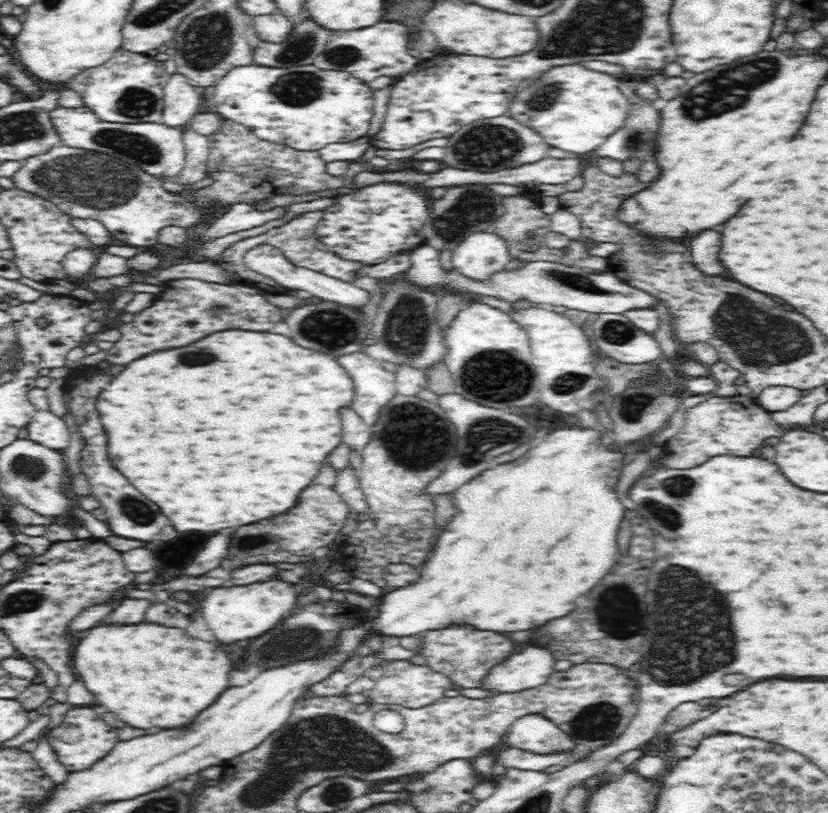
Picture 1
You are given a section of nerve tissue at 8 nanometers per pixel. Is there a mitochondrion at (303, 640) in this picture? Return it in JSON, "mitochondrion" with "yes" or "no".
{"mitochondrion":"yes"}

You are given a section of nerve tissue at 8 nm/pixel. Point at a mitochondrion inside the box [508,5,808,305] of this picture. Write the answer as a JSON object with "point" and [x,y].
{"point":[730,89]}

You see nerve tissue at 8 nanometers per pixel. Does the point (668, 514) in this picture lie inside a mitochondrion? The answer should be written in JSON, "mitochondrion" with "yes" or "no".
{"mitochondrion":"yes"}

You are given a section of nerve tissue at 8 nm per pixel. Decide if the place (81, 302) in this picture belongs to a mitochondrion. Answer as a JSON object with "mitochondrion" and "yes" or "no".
{"mitochondrion":"no"}

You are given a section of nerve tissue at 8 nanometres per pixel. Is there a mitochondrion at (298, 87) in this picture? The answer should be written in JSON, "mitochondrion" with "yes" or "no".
{"mitochondrion":"yes"}

